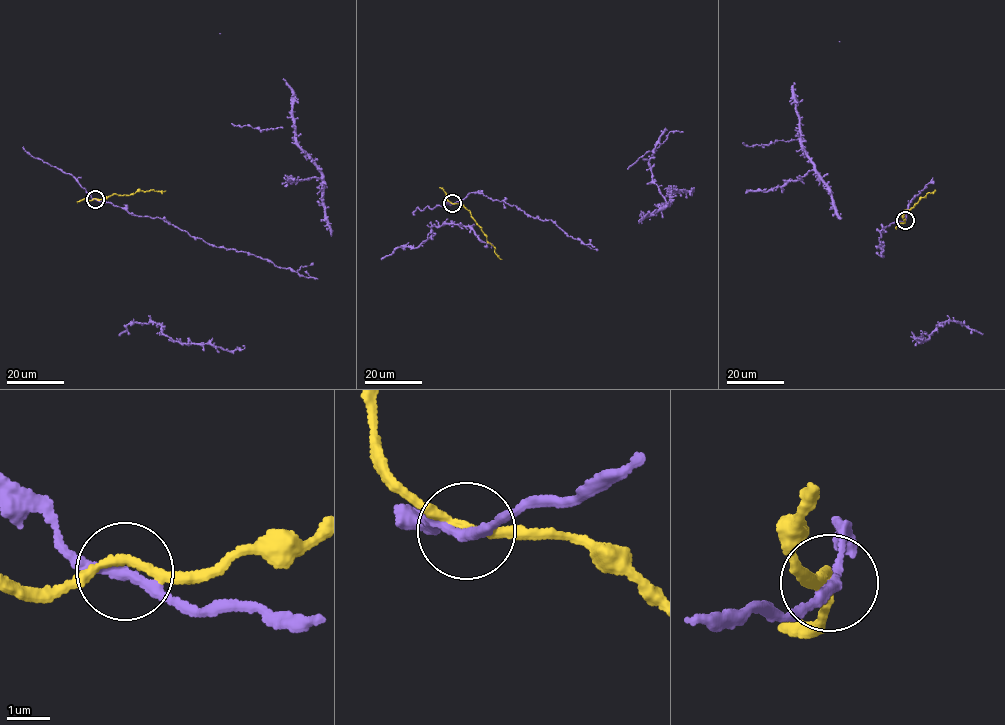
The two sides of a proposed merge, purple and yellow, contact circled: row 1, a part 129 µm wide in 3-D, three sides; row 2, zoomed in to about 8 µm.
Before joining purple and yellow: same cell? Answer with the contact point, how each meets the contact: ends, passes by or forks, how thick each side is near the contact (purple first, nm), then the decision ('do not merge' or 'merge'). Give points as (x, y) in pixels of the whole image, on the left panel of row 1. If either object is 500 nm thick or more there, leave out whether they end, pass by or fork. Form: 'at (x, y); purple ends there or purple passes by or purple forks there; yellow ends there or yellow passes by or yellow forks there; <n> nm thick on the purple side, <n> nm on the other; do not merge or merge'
at (95, 199); purple passes by; yellow passes by; 200 nm thick on the purple side, 190 nm on the other; do not merge

